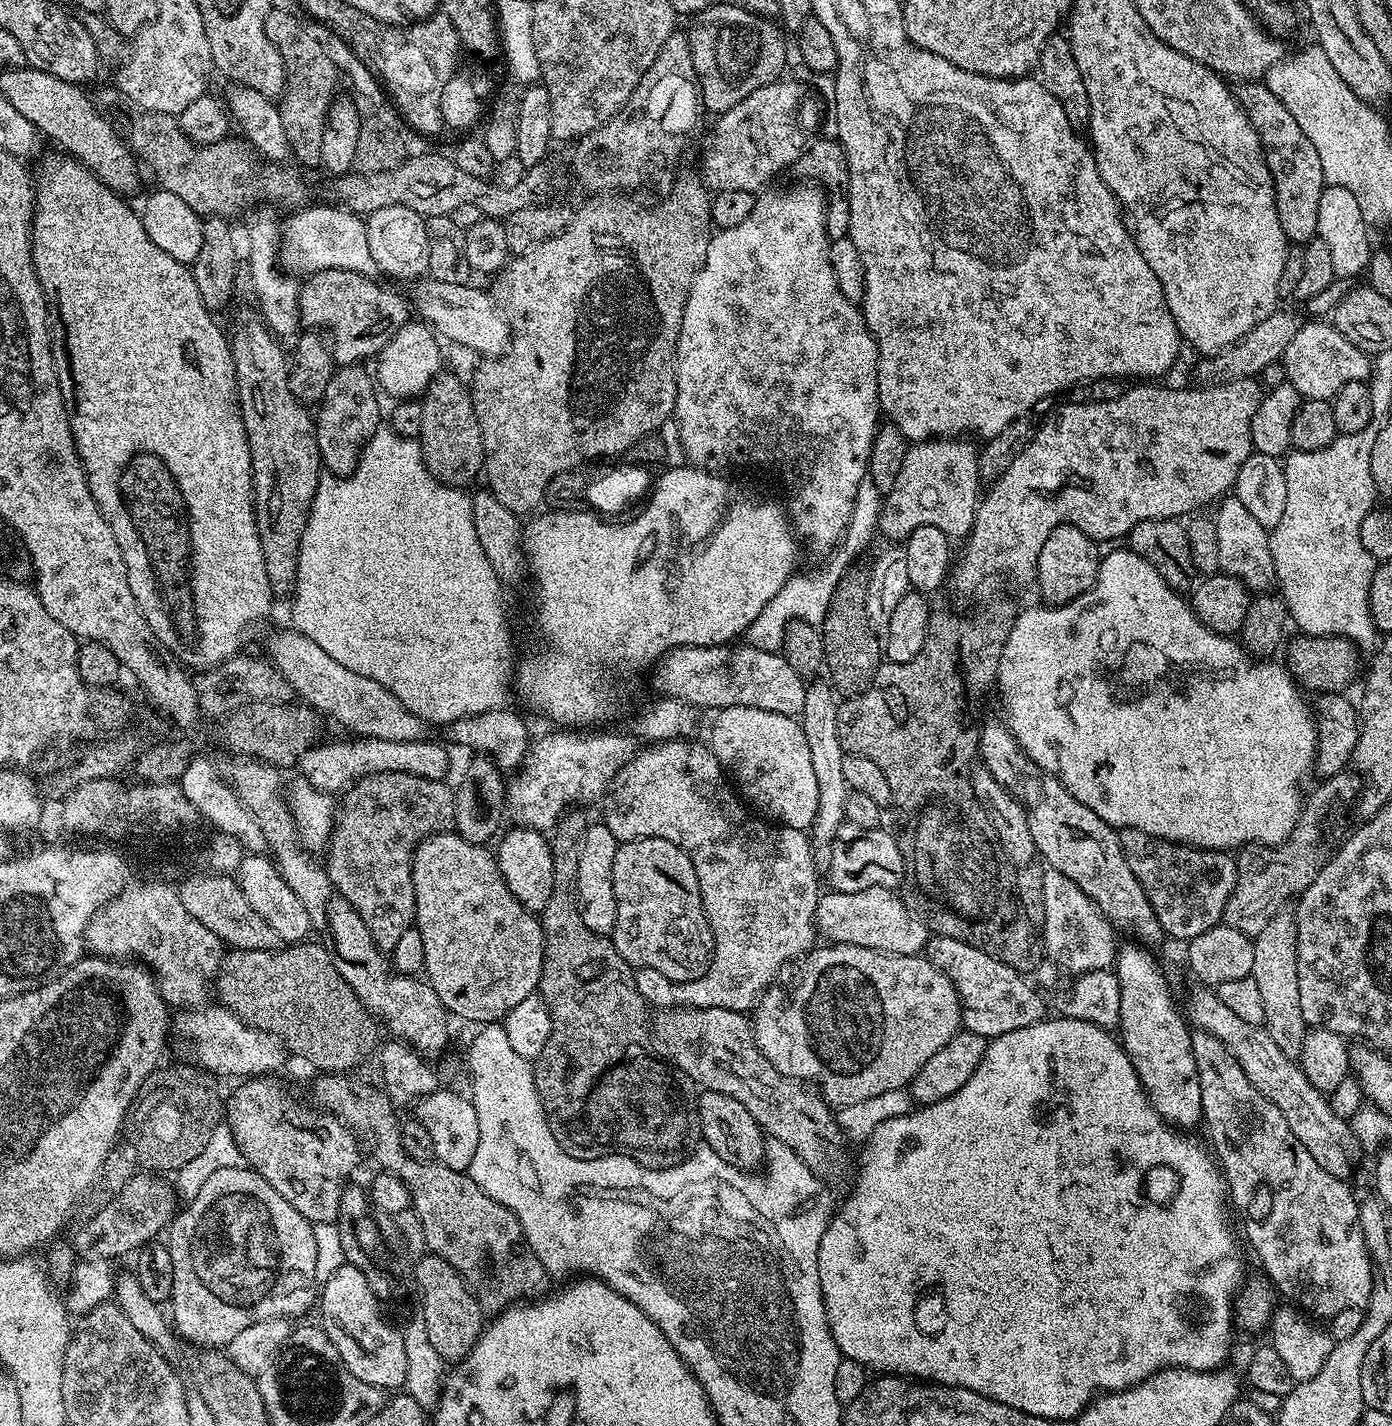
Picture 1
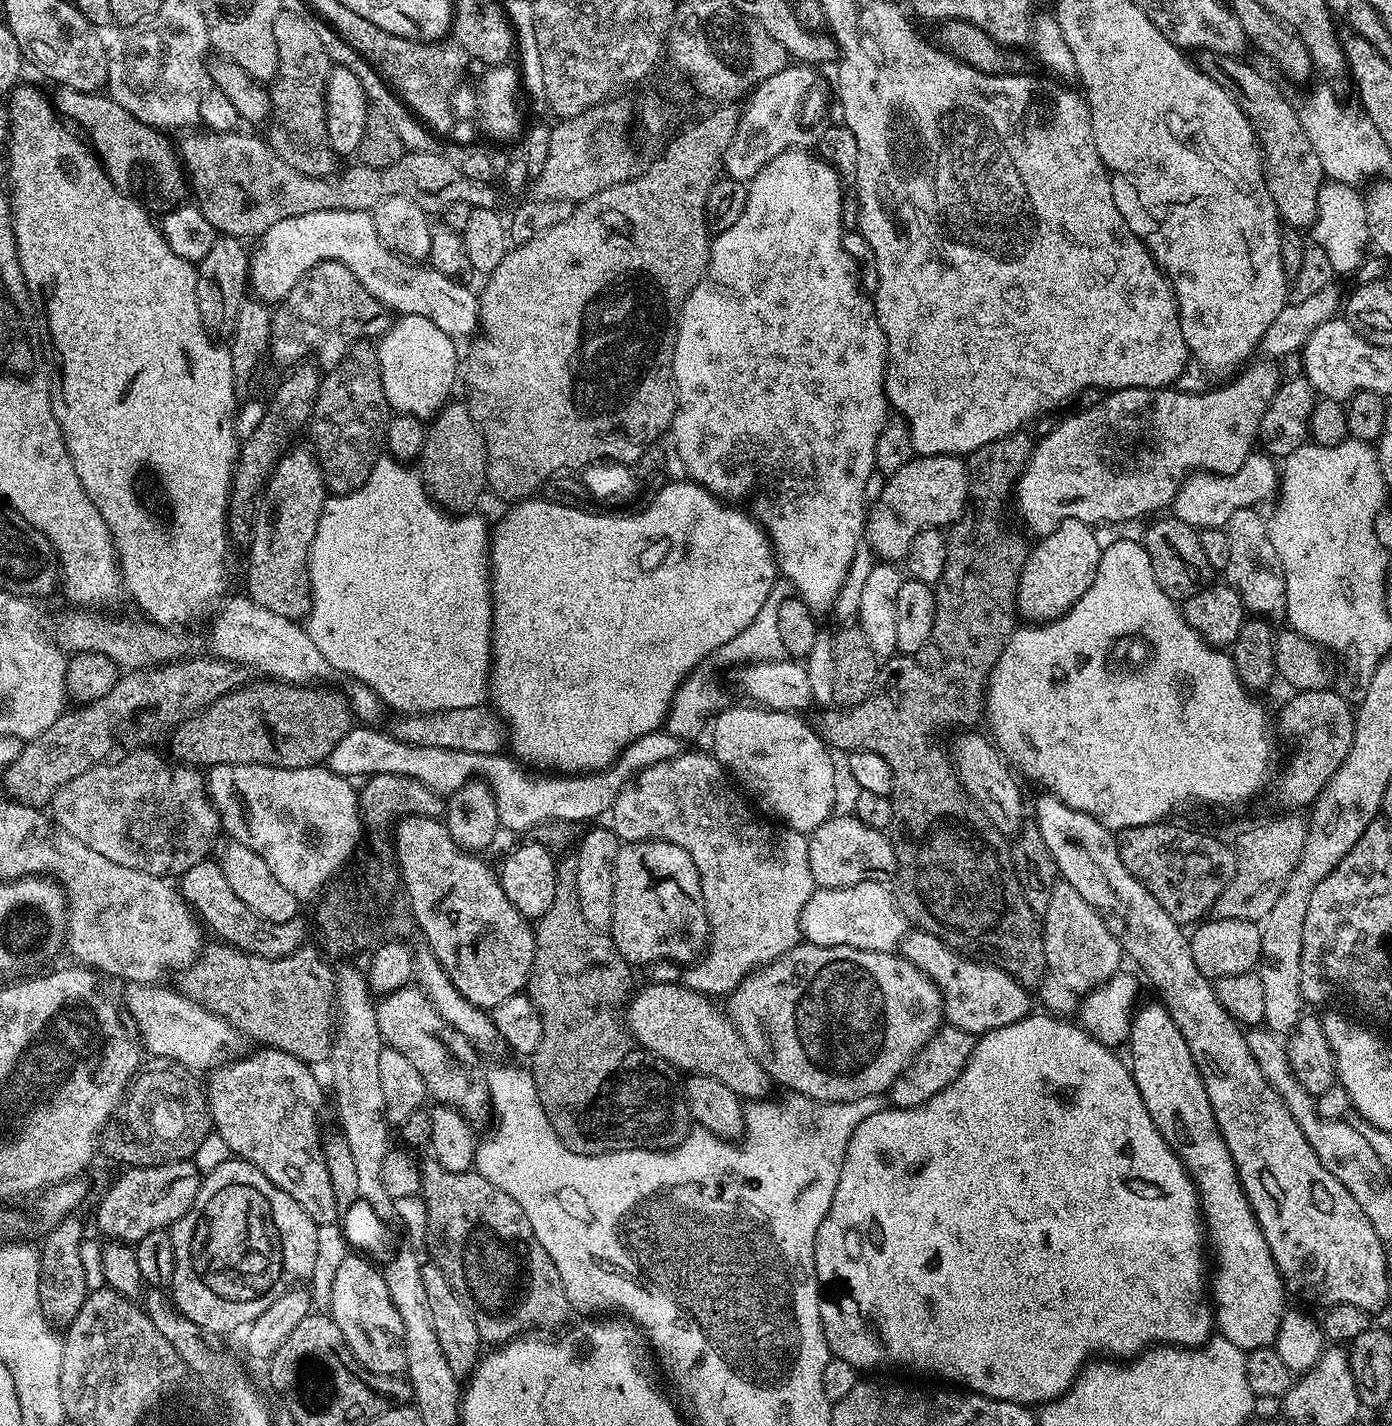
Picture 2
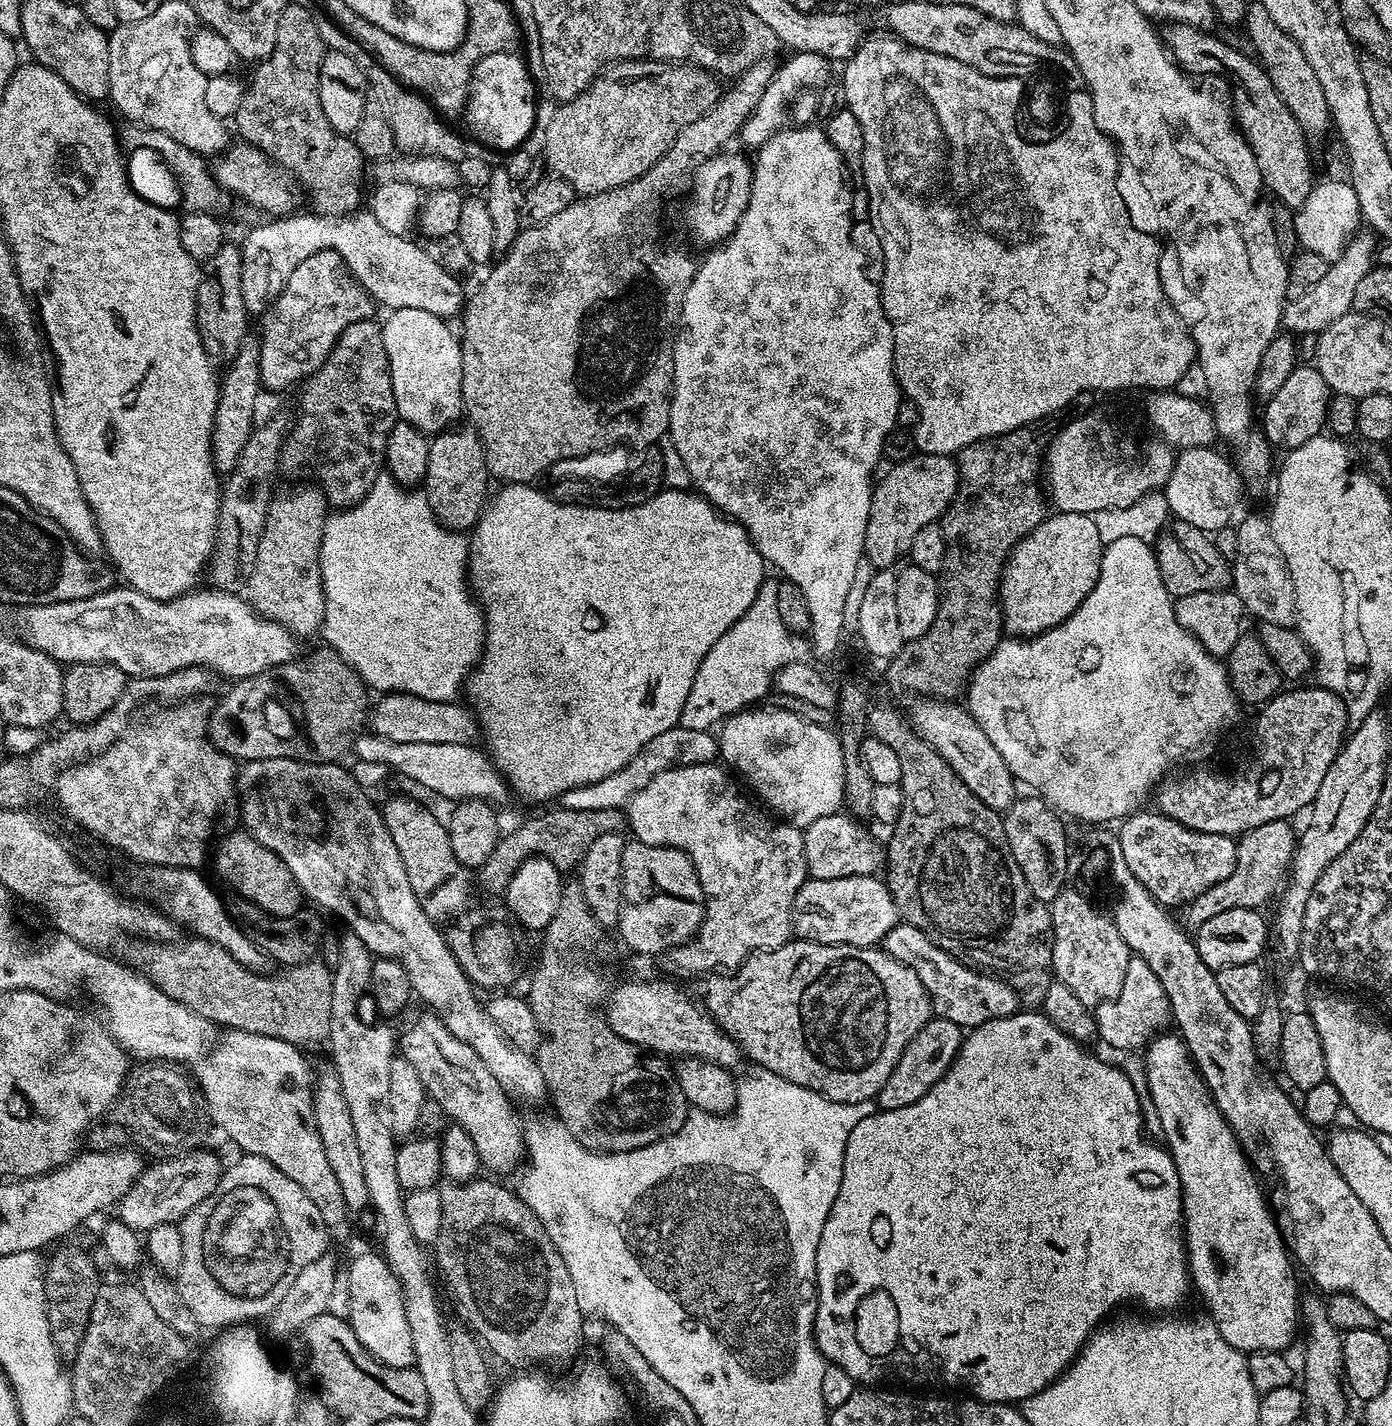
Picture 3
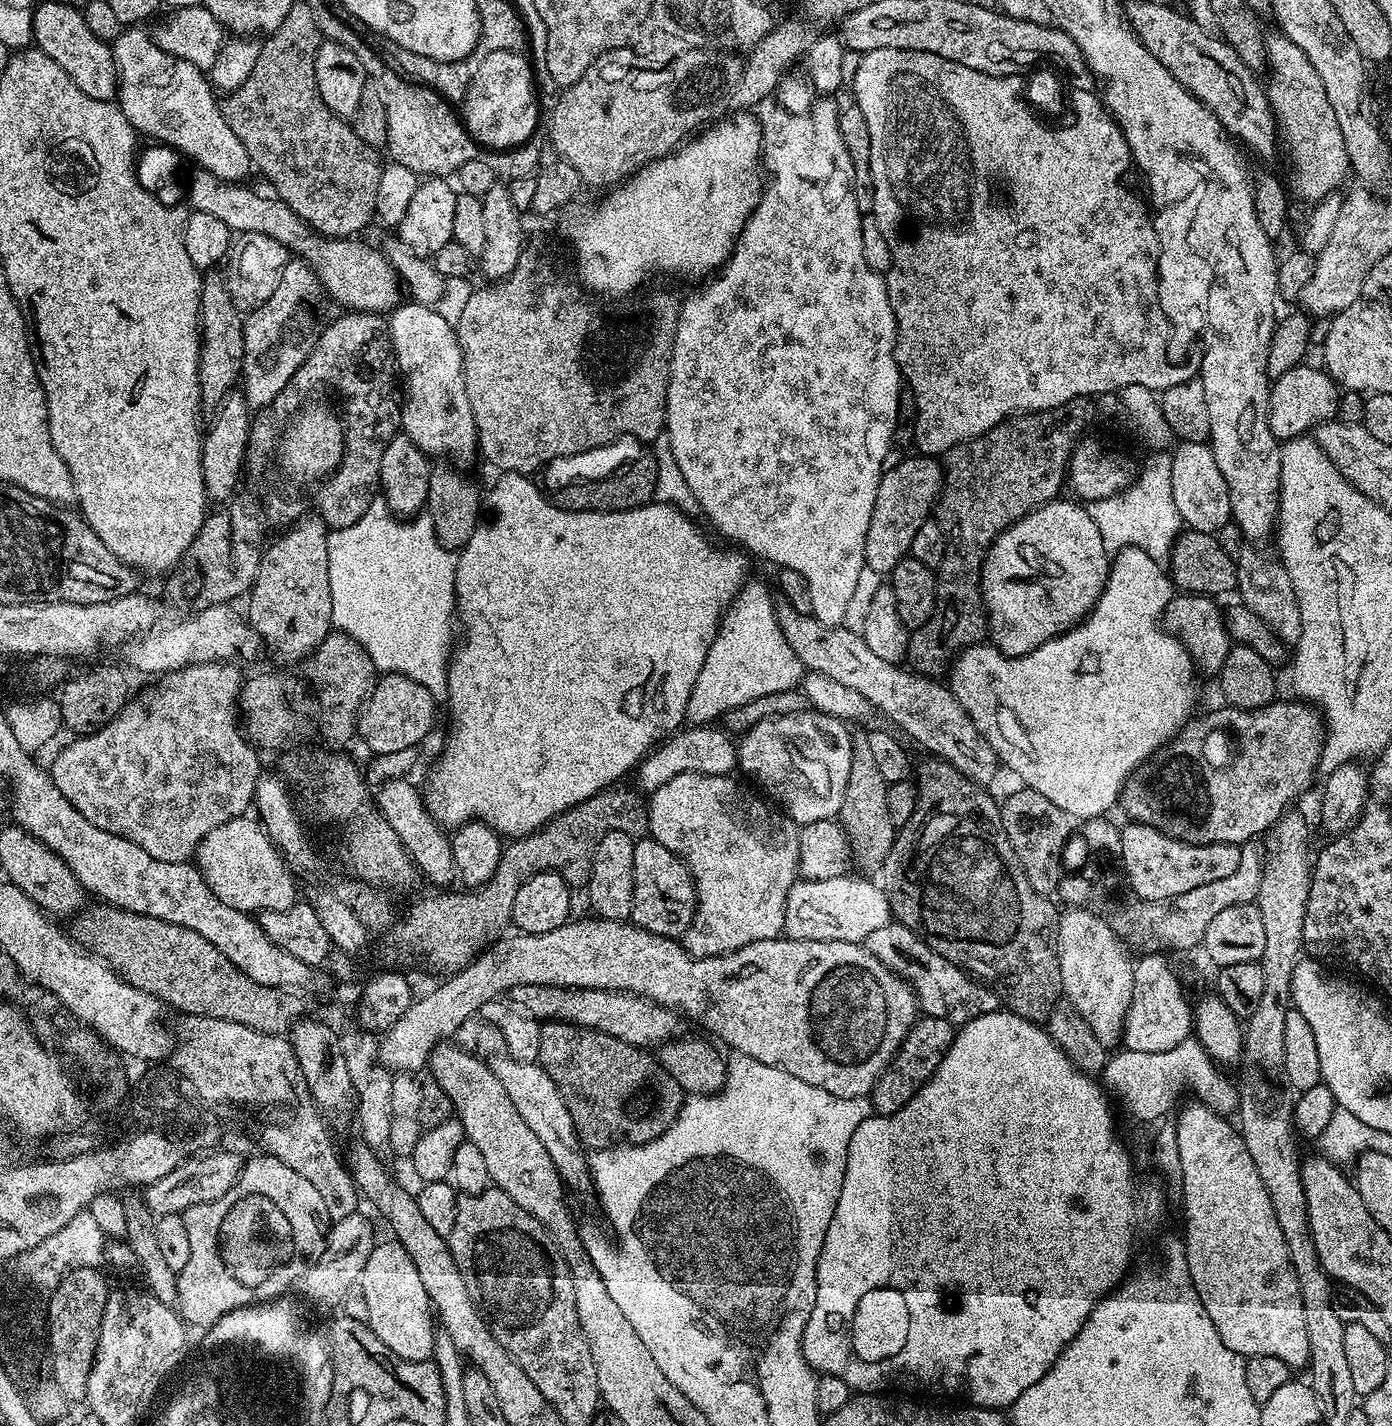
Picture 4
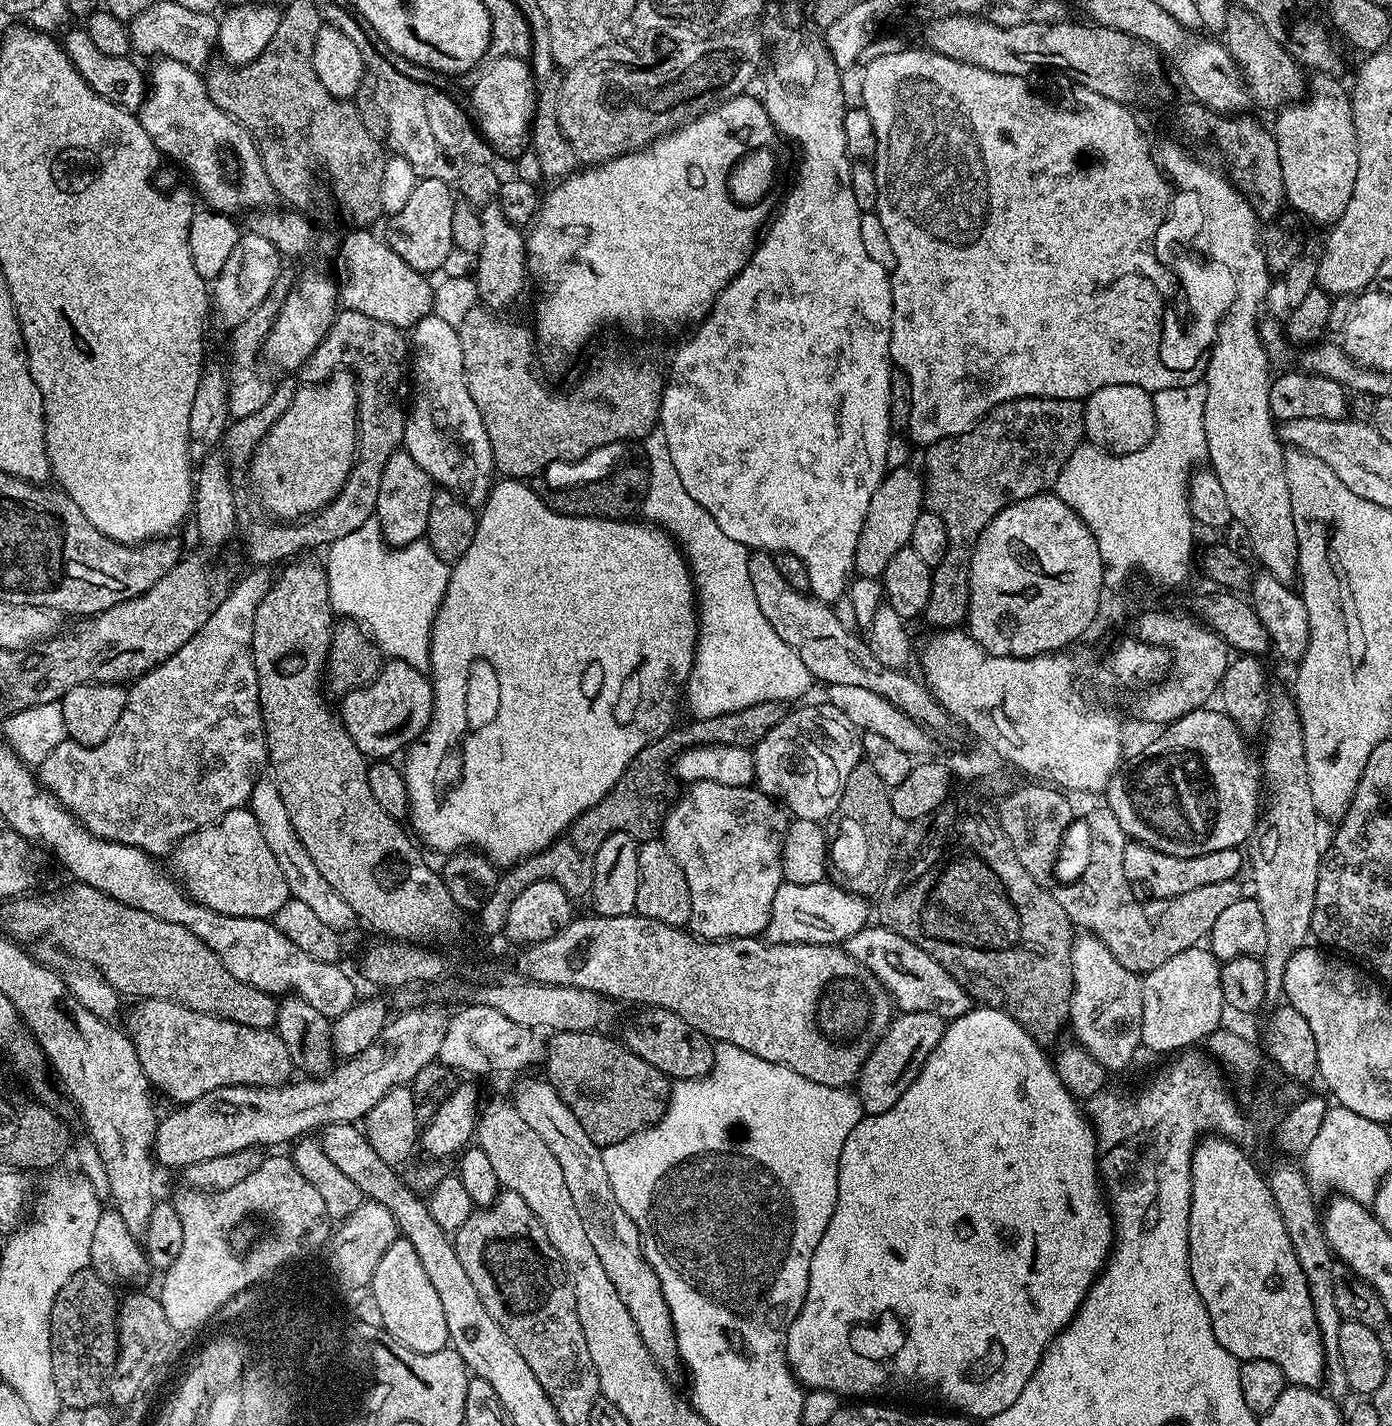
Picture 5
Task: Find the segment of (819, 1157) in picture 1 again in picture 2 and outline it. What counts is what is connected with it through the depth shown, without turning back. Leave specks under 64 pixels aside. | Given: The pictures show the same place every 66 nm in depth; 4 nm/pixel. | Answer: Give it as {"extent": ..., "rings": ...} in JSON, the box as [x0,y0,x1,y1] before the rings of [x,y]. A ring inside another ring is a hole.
{"extent":[626,982,769,1098],"rings":[[[680,982],[651,983],[646,985],[640,993],[637,991],[626,1005],[626,1027],[647,1052],[652,1053],[657,1060],[665,1060],[681,1073],[718,1078],[722,1086],[730,1086],[730,1090],[734,1090],[734,1094],[738,1094],[741,1098],[764,1098],[769,1095],[768,1071],[758,1063],[754,1054],[750,1054],[746,1042],[742,1042],[742,1034],[732,1025],[731,1020],[721,1009],[719,1012],[708,1001],[711,999],[707,995]]]}

